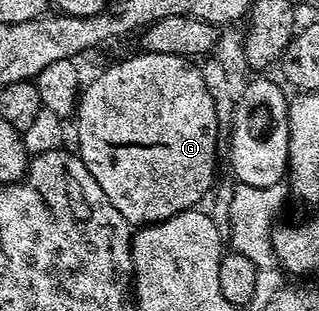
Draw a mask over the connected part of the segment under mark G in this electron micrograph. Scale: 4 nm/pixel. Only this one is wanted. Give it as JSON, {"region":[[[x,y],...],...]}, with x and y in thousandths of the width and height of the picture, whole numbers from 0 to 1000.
{"region":[[[448,164],[429,167],[429,174],[429,183],[401,183],[392,196],[376,196],[367,209],[320,225],[279,273],[273,264],[260,277],[245,315],[232,392],[238,389],[238,453],[251,463],[245,498],[257,511],[270,550],[282,550],[282,563],[295,563],[295,588],[307,588],[307,601],[320,601],[332,640],[345,640],[345,653],[357,653],[357,666],[398,704],[404,727],[448,730],[476,723],[486,711],[517,711],[630,656],[624,646],[649,627],[652,605],[665,595],[665,566],[677,556],[677,463],[683,463],[683,444],[677,437],[671,318],[658,318],[658,293],[646,293],[646,267],[633,267],[624,219],[611,206],[602,212],[599,203],[605,199],[574,180]]]}

